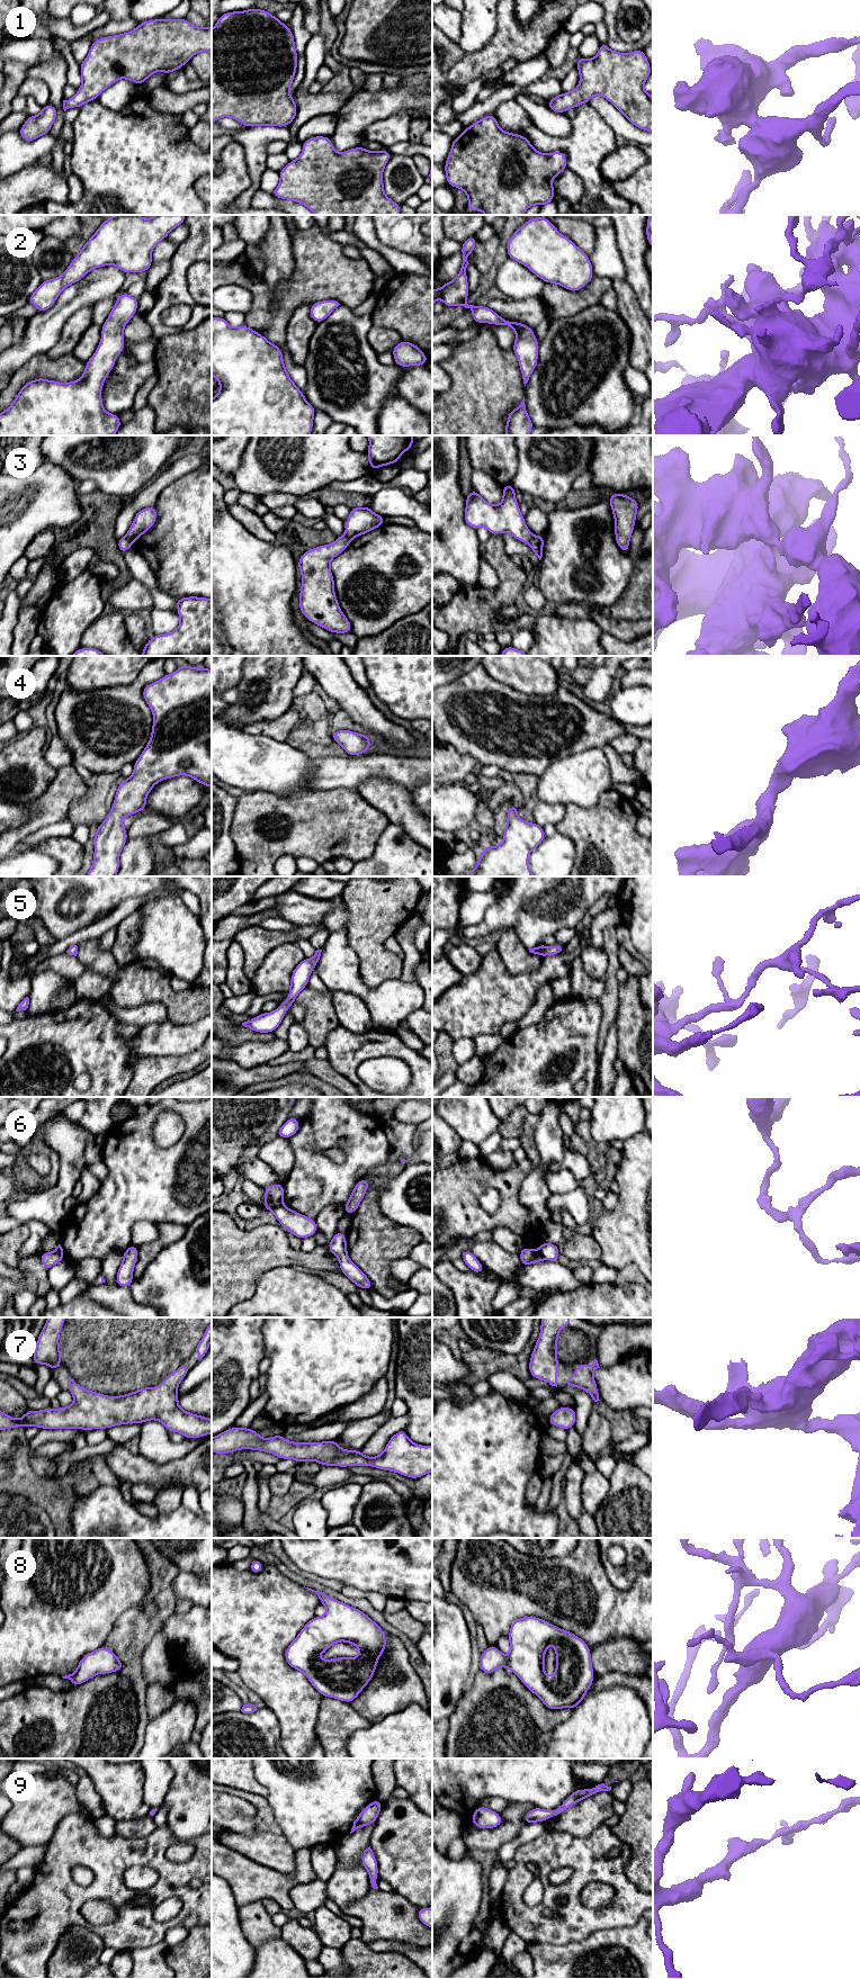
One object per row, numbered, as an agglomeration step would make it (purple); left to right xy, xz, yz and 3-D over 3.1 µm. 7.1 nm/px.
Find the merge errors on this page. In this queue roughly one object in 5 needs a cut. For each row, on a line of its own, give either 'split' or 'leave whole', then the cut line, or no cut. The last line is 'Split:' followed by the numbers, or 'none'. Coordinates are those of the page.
1: leave whole | no cut
2: leave whole | no cut
3: split | yz (535, 536), (526, 542)
4: leave whole | no cut
5: leave whole | no cut
6: split | xz (283, 1204), (271, 1211)
7: leave whole | no cut
8: leave whole | no cut
9: leave whole | no cut
Split: 3, 6

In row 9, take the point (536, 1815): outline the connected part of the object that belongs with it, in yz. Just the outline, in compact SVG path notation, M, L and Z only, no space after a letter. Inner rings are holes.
M604 1783L598 1784L591 1789L575 1790L562 1802L562 1805L556 1810L547 1810L541 1809L539 1807L535 1807L523 1816L523 1821L526 1825L528 1825L532 1823L548 1820L585 1798L592 1797L601 1791L610 1790L611 1787L608 1787Z

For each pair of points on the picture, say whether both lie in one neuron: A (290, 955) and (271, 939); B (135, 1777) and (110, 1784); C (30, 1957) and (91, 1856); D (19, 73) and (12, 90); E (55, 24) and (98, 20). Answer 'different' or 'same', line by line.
A: different
B: same
C: same
D: same
E: same

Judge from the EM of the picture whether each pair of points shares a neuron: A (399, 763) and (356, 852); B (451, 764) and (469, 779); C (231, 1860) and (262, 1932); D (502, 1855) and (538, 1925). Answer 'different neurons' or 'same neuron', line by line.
A: different neurons
B: different neurons
C: different neurons
D: different neurons

